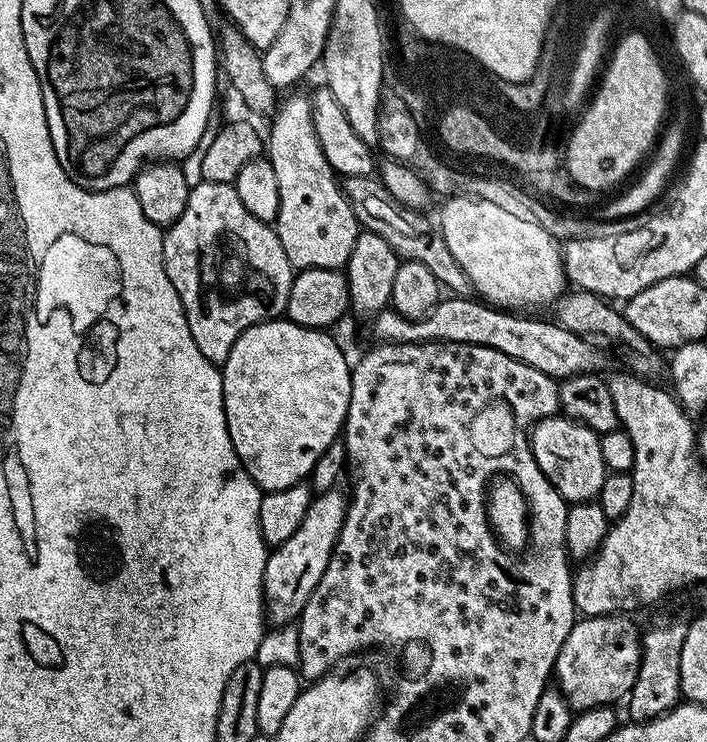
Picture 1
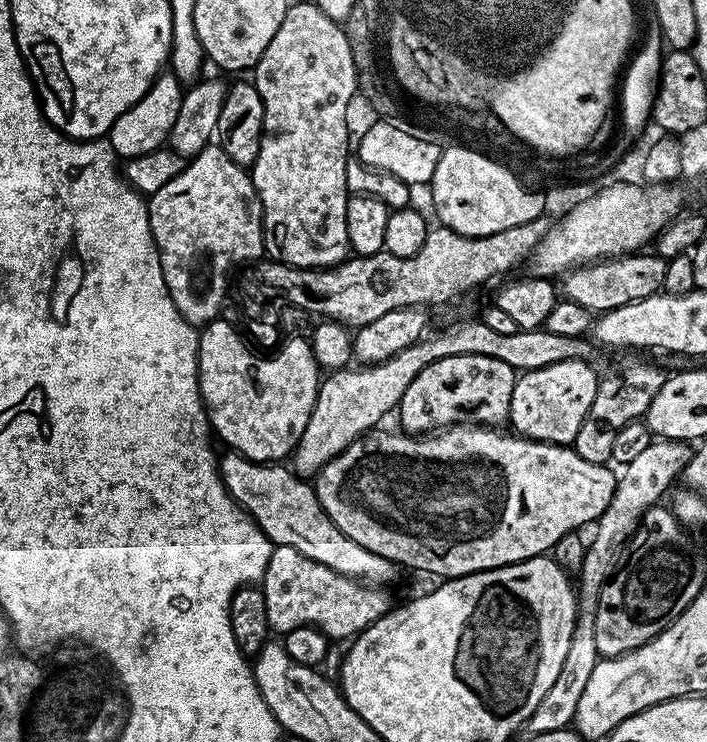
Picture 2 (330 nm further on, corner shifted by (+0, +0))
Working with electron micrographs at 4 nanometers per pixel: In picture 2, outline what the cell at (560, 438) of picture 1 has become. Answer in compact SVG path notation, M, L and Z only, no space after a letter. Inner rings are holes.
M587 359L556 362L554 366L542 366L533 372L516 377L514 394L510 398L508 420L519 435L530 440L541 440L547 444L575 445L578 430L590 414L590 402L598 390L601 377L596 376Z

